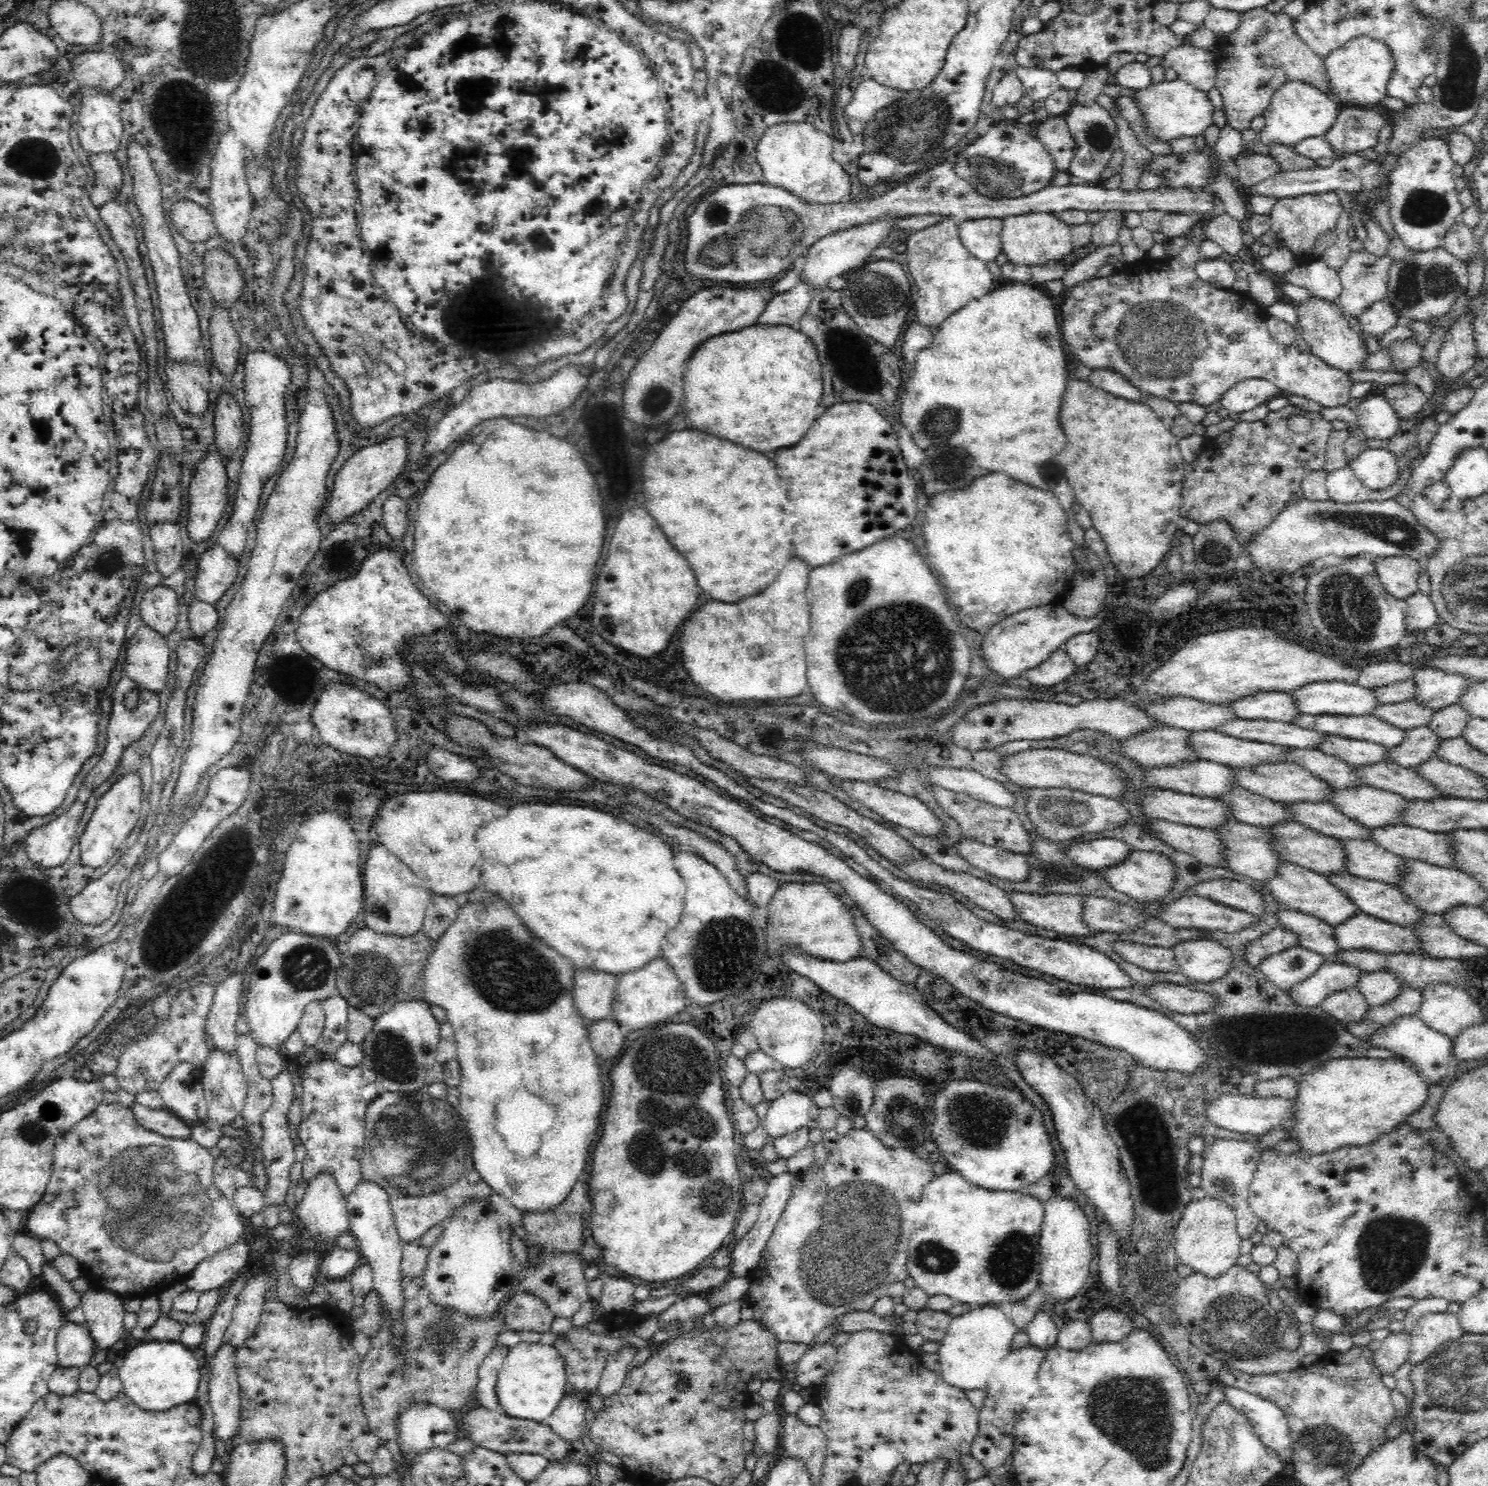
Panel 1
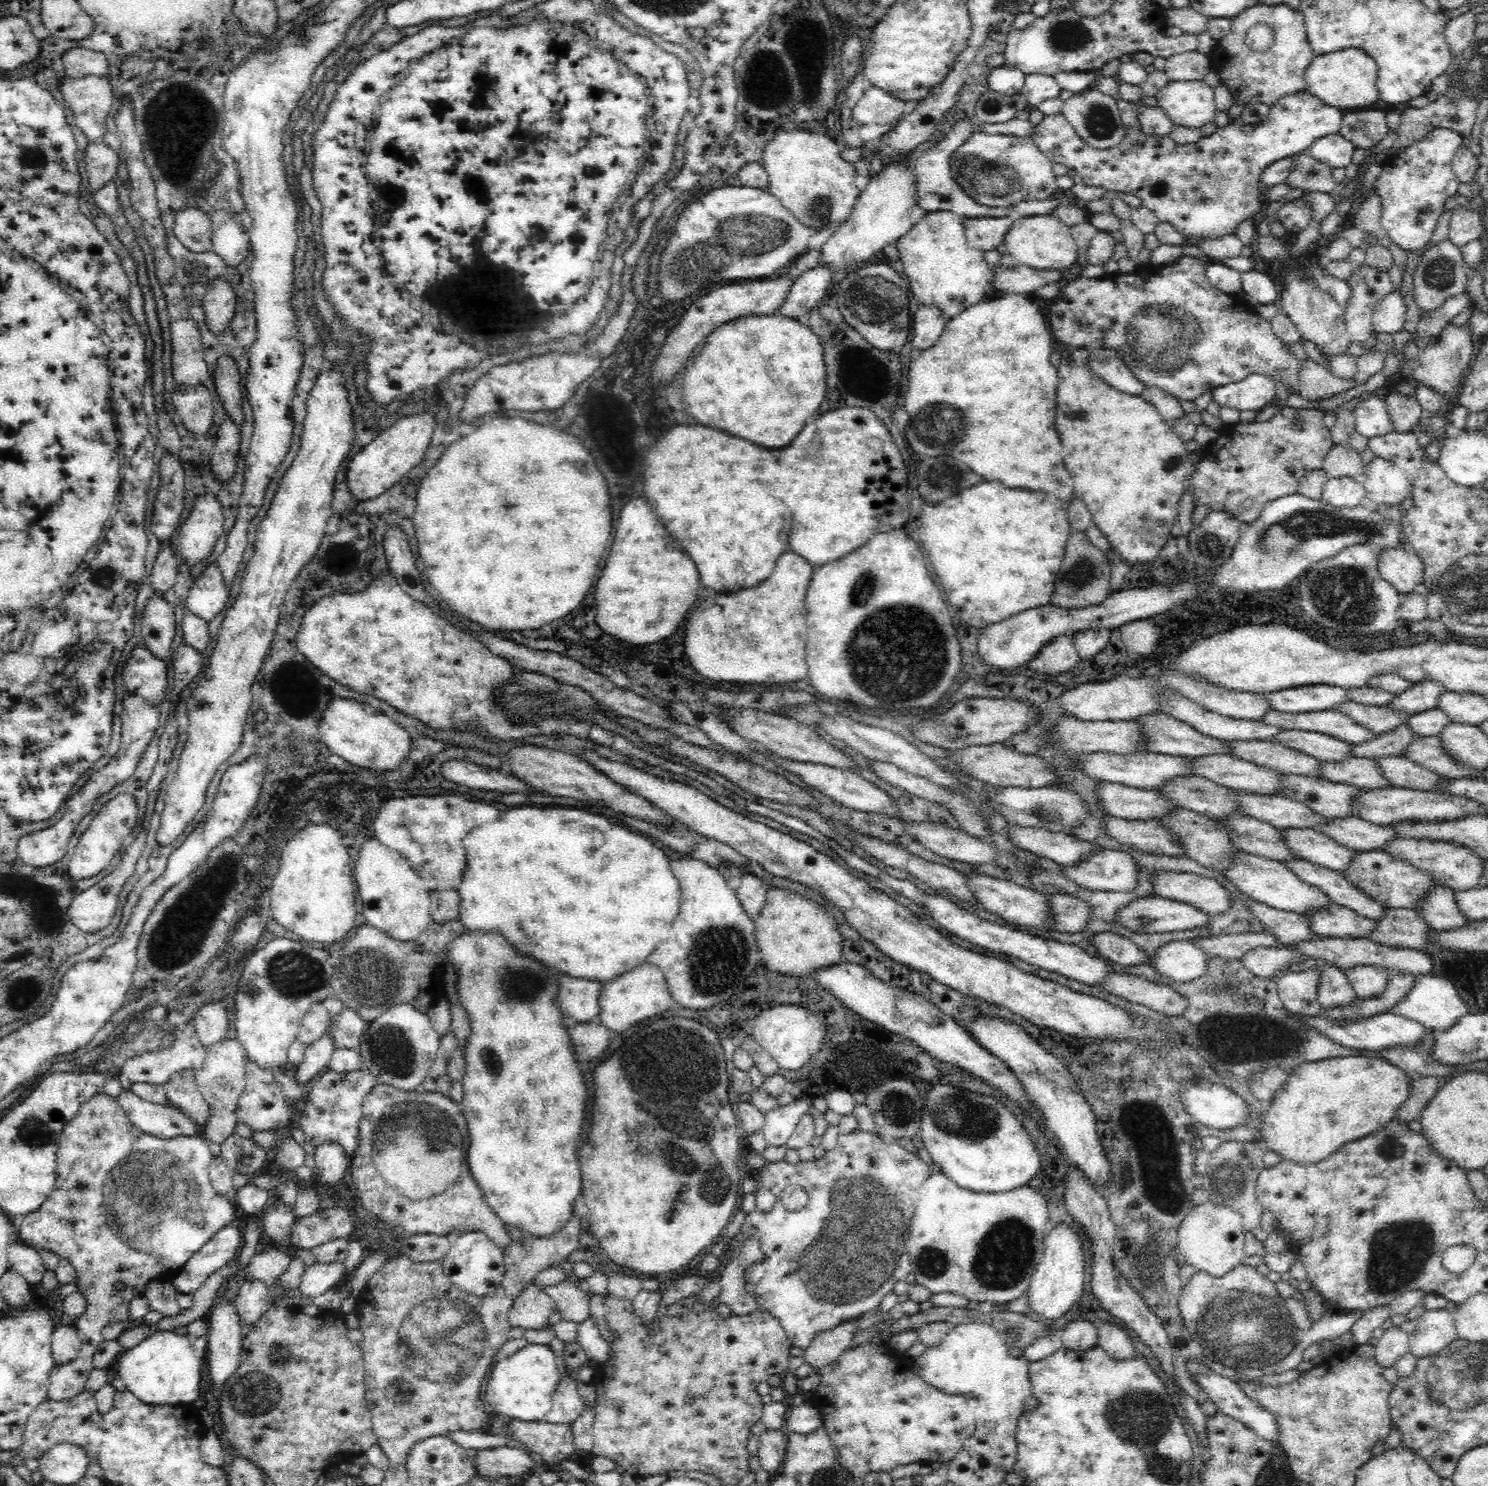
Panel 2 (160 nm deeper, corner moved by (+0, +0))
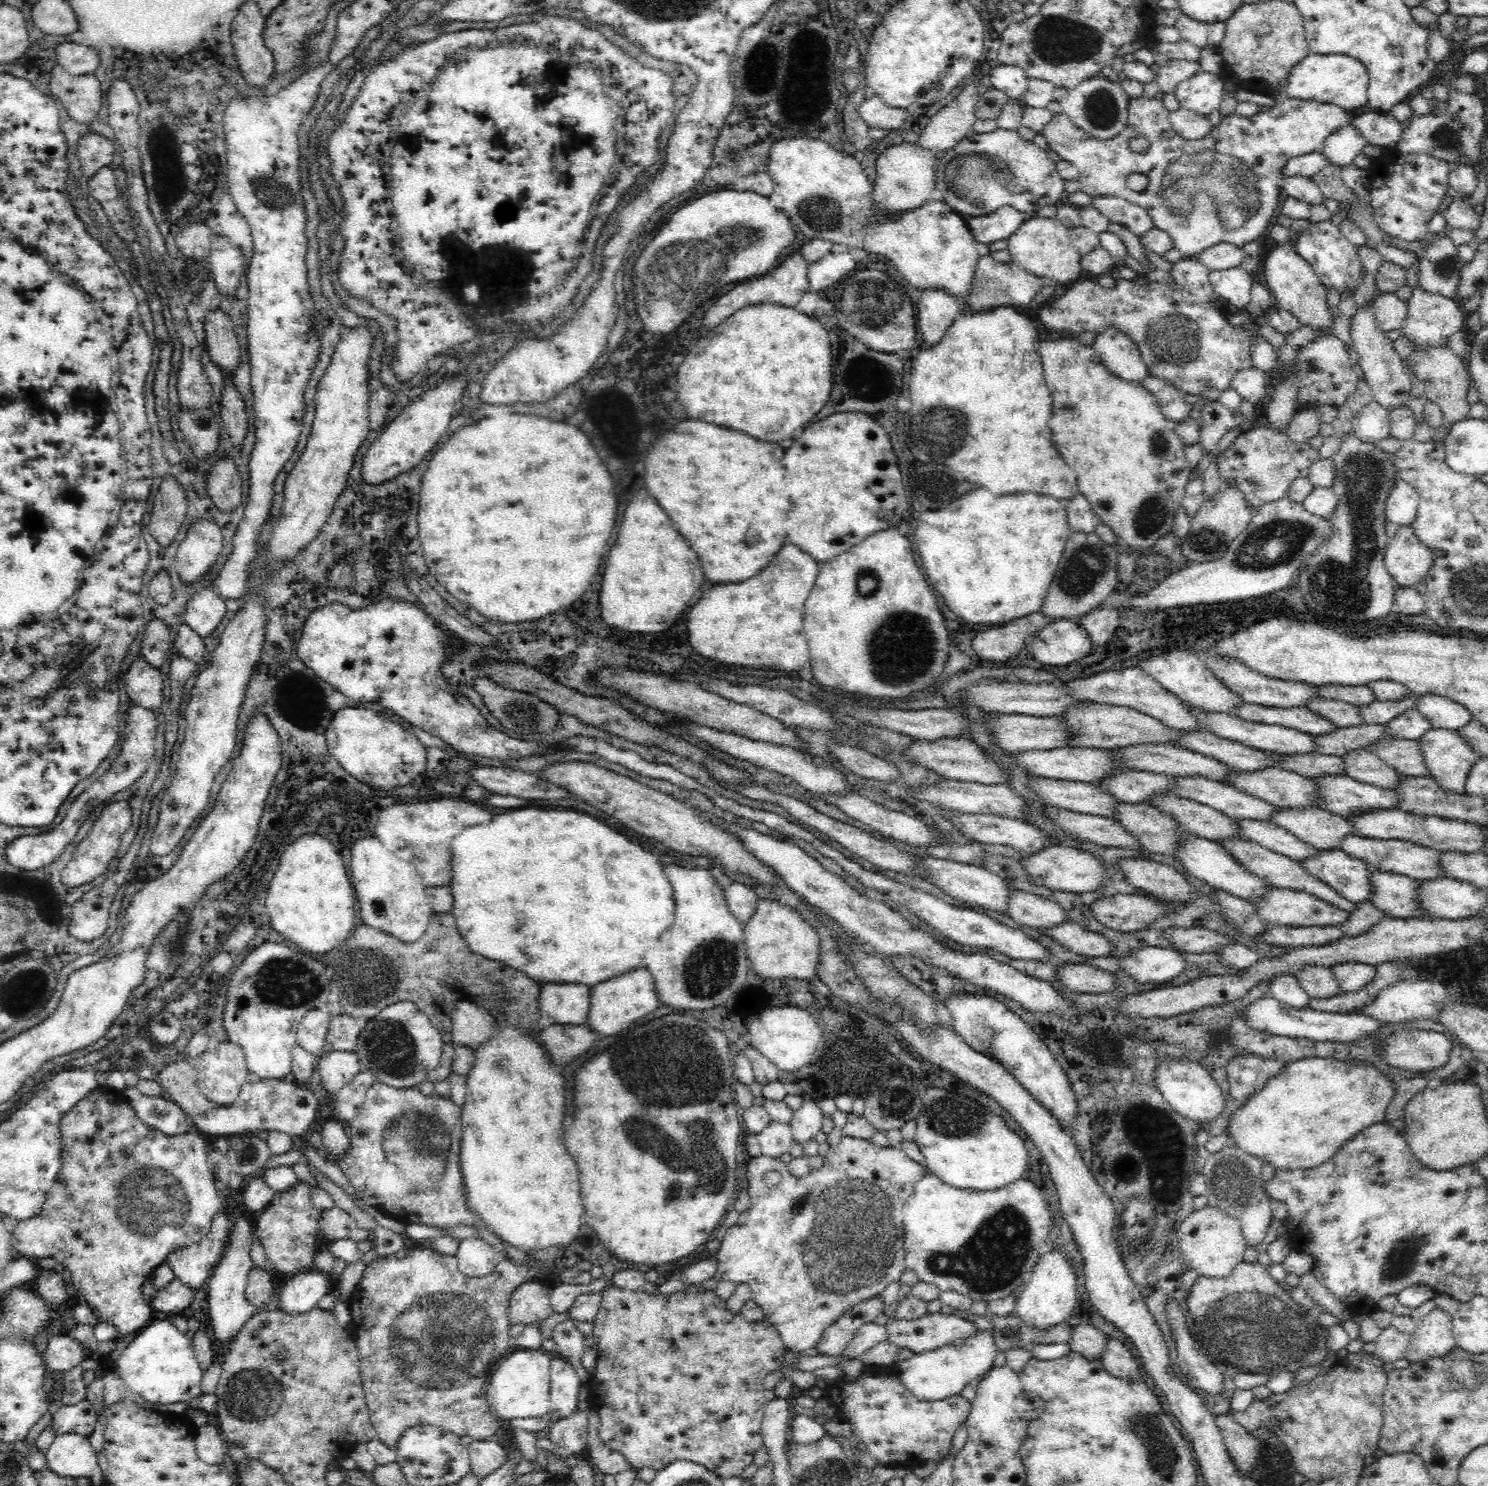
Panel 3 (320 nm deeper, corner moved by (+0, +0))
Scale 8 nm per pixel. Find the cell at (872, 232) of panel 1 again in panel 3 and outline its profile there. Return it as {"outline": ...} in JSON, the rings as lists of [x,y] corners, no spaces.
{"outline":[[[902,142],[888,147],[879,154],[875,161],[877,175],[873,181],[872,205],[885,214],[904,213],[922,206],[935,196],[935,168],[938,164],[938,154],[917,143]]]}

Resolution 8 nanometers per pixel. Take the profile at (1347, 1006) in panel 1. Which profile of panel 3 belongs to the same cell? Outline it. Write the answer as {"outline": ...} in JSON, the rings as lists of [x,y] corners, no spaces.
{"outline":[[[1304,964],[1302,968],[1298,968],[1290,974],[1294,975],[1296,981],[1300,983],[1300,988],[1309,998],[1330,998],[1334,994],[1341,993],[1332,971],[1325,966]]]}

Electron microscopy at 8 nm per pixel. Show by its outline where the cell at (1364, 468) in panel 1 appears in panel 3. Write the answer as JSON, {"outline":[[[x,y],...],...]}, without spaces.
{"outline":[[[1398,479],[1385,500],[1387,521],[1398,527],[1411,526],[1417,515],[1419,500],[1416,489],[1402,479]]]}

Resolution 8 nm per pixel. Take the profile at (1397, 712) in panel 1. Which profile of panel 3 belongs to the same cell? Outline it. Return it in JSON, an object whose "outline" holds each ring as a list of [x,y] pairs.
{"outline":[[[1315,697],[1311,701],[1307,701],[1304,706],[1326,718],[1326,720],[1332,722],[1338,728],[1362,725],[1362,717],[1360,717],[1356,706],[1346,702]]]}

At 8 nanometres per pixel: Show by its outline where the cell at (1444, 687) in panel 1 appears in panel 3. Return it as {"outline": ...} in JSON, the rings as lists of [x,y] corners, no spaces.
{"outline":[[[1410,695],[1408,698],[1401,700],[1400,702],[1390,701],[1372,701],[1362,706],[1356,706],[1360,717],[1362,717],[1362,724],[1364,725],[1384,725],[1388,724],[1394,716],[1398,713],[1408,710],[1408,708],[1414,708],[1418,695]]]}

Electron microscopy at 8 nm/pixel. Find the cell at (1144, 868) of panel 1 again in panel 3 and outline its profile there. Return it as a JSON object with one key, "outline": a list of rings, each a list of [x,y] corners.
{"outline":[[[1050,845],[1042,847],[1042,850],[1022,857],[1021,864],[1025,874],[1034,885],[1050,889],[1052,891],[1062,891],[1071,893],[1092,892],[1099,888],[1102,880],[1106,876],[1104,864],[1094,858],[1092,853],[1081,851],[1076,847],[1066,847],[1064,845]]]}

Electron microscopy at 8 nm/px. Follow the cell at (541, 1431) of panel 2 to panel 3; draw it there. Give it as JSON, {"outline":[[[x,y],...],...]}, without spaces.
{"outline":[[[576,1410],[567,1418],[560,1419],[552,1428],[548,1438],[558,1444],[564,1446],[572,1452],[581,1452],[587,1446],[589,1421],[584,1411]]]}

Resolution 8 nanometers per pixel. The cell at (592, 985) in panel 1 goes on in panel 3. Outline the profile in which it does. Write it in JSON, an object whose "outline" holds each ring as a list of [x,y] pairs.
{"outline":[[[544,983],[540,985],[538,1009],[543,1019],[552,1020],[553,1024],[578,1026],[587,1020],[590,1008],[590,987],[584,983]]]}

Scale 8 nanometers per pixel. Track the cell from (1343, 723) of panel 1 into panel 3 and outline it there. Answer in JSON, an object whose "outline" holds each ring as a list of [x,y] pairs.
{"outline":[[[1243,703],[1238,708],[1234,708],[1230,714],[1239,716],[1248,722],[1285,726],[1313,736],[1328,734],[1337,727],[1326,718],[1310,711],[1306,706],[1276,708]]]}

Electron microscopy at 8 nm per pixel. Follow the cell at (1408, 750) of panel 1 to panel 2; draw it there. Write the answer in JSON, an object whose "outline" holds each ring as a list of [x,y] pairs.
{"outline":[[[1404,723],[1398,724],[1396,728],[1388,732],[1374,734],[1374,738],[1364,740],[1360,744],[1350,744],[1350,756],[1369,758],[1382,758],[1382,756],[1397,755],[1400,757],[1406,750],[1406,744],[1418,738],[1412,729],[1404,726]]]}

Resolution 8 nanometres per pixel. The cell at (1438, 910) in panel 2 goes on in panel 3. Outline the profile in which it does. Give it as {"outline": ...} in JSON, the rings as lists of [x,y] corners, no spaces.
{"outline":[[[1379,869],[1369,872],[1370,901],[1376,909],[1392,918],[1418,918],[1418,895],[1416,881],[1412,878],[1383,872]]]}

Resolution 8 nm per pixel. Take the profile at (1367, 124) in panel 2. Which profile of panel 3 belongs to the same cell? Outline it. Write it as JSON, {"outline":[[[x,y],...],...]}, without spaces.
{"outline":[[[1366,112],[1356,120],[1351,120],[1350,124],[1359,130],[1367,144],[1382,146],[1388,150],[1400,140],[1403,132],[1402,124],[1391,113],[1381,115]]]}

